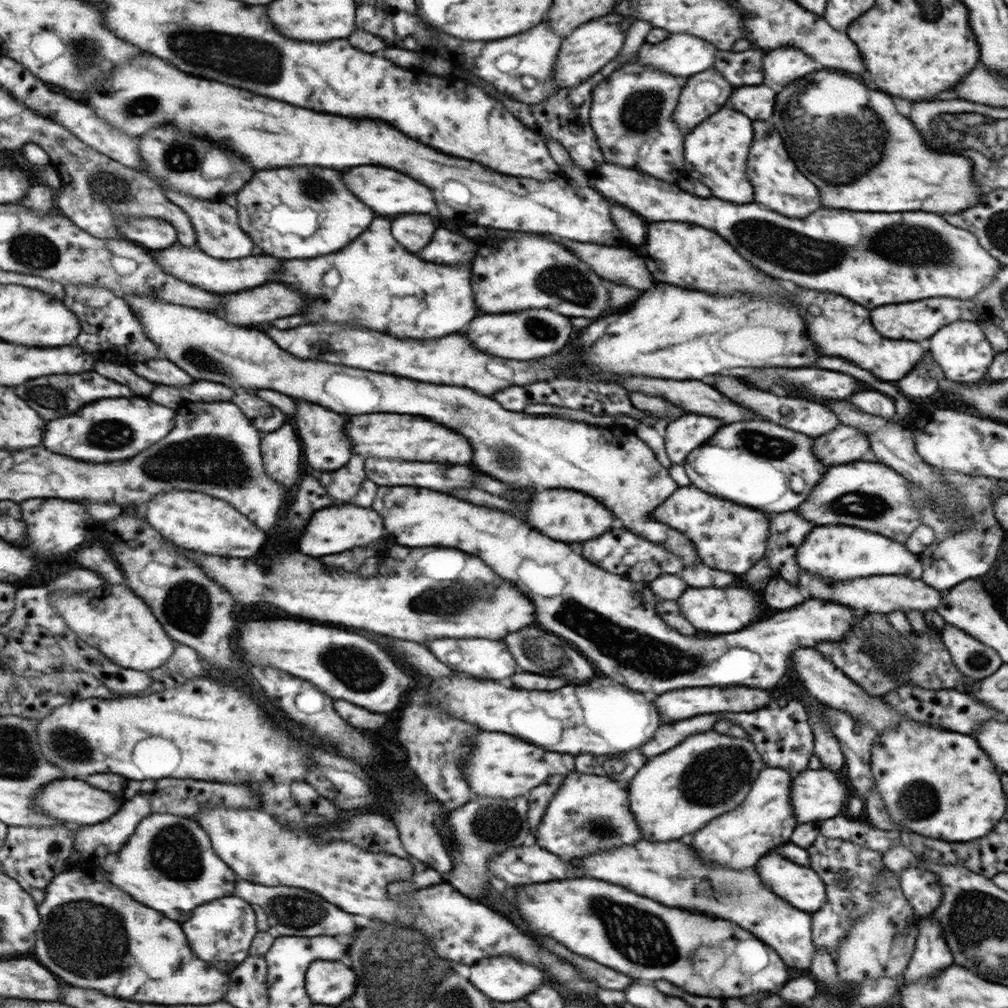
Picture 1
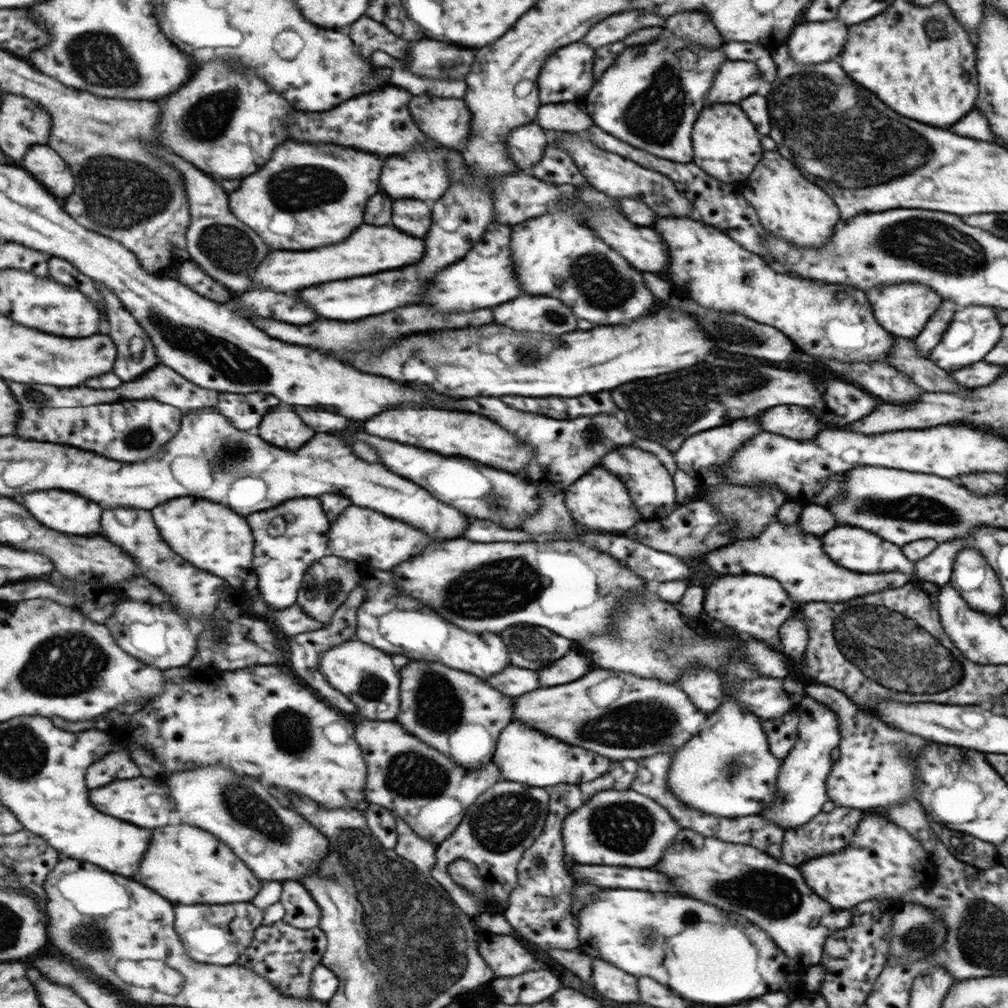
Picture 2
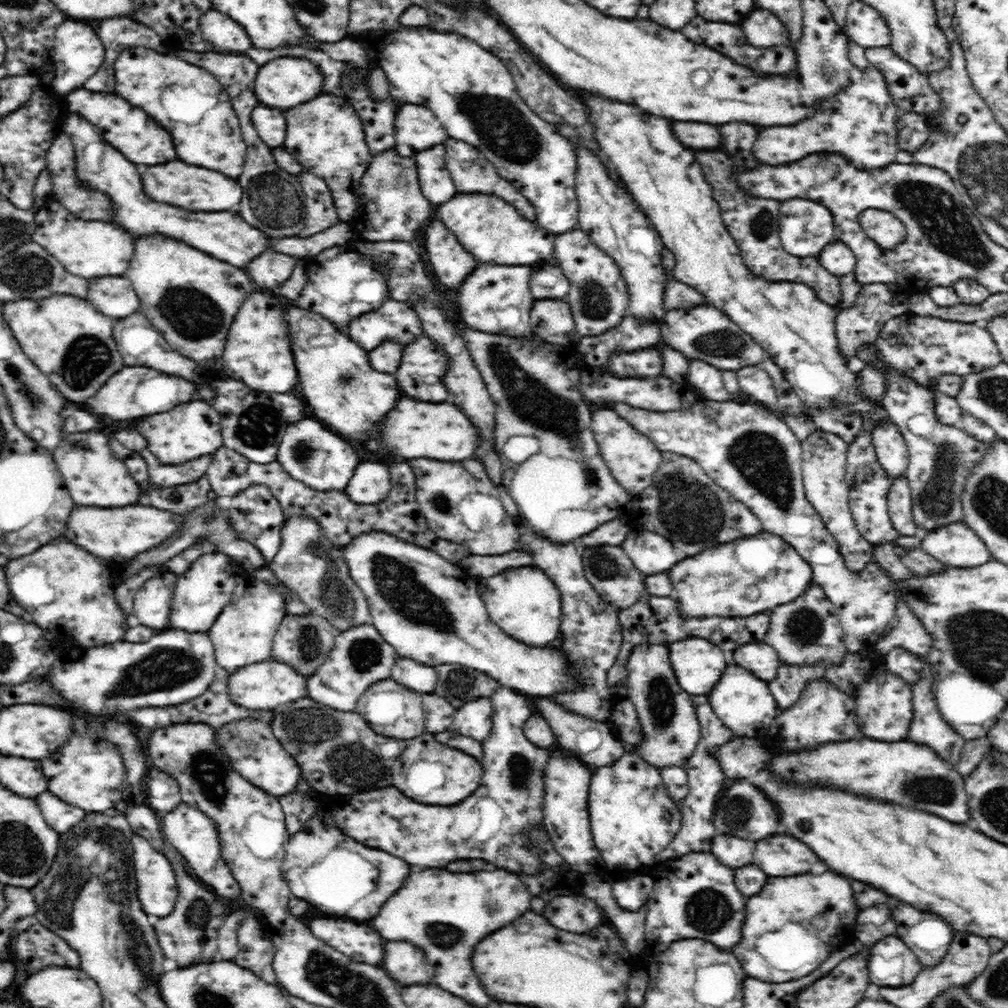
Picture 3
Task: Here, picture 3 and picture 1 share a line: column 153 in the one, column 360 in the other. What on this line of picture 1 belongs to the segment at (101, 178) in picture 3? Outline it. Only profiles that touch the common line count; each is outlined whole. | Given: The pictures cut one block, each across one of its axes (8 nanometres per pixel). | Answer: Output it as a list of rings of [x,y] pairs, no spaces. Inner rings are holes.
[[[319,166],[259,170],[253,186],[246,184],[238,192],[238,200],[242,229],[267,254],[279,258],[317,258],[339,252],[373,220],[371,208],[347,190],[343,172]]]

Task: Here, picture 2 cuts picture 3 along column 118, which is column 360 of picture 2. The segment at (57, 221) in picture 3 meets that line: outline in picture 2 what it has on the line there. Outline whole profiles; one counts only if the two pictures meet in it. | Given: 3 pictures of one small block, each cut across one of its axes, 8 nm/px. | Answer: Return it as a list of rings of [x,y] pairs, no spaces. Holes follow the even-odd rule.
[[[361,224],[345,242],[311,250],[311,252],[271,252],[271,256],[255,270],[255,288],[273,292],[291,292],[321,282],[345,280],[351,276],[365,276],[379,270],[410,266],[421,261],[425,252],[421,238],[413,238],[395,230],[393,226]]]

